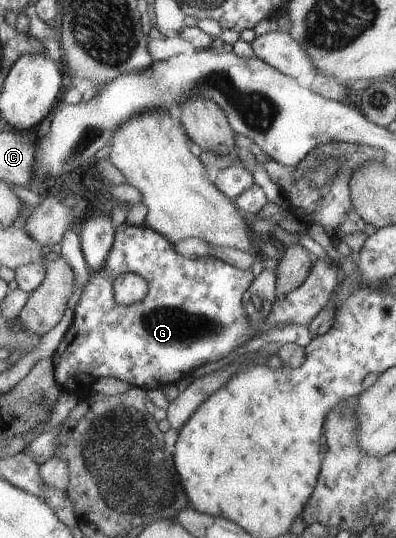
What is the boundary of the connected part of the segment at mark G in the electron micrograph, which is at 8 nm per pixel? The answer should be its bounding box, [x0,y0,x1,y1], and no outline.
[53,220,339,395]

